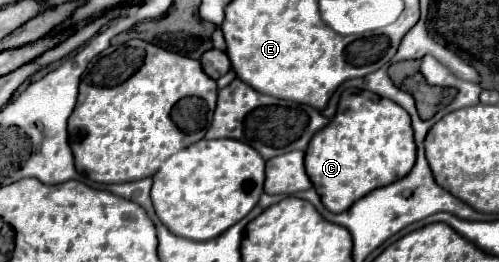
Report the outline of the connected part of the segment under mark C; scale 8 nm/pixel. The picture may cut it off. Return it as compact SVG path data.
M345 90L337 114L305 150L305 170L329 212L345 212L371 190L403 178L415 164L415 142L409 114L395 102L369 90Z

